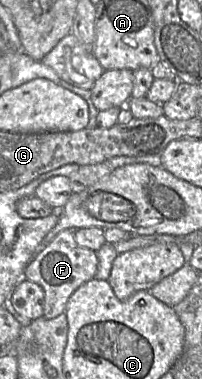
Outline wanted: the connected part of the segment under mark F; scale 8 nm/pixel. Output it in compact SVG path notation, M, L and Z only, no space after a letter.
M66 229L58 233L52 241L27 264L22 279L39 284L44 290L45 319L53 319L65 313L67 302L72 293L82 284L95 278L98 269L96 252L79 246L74 237L74 230Z

